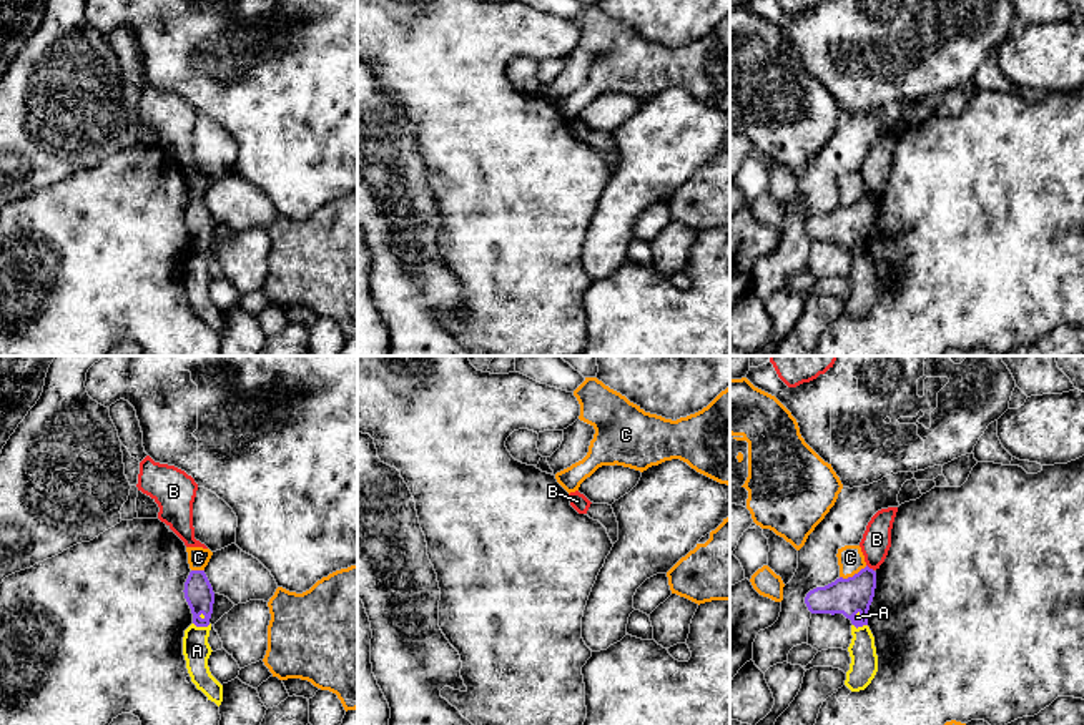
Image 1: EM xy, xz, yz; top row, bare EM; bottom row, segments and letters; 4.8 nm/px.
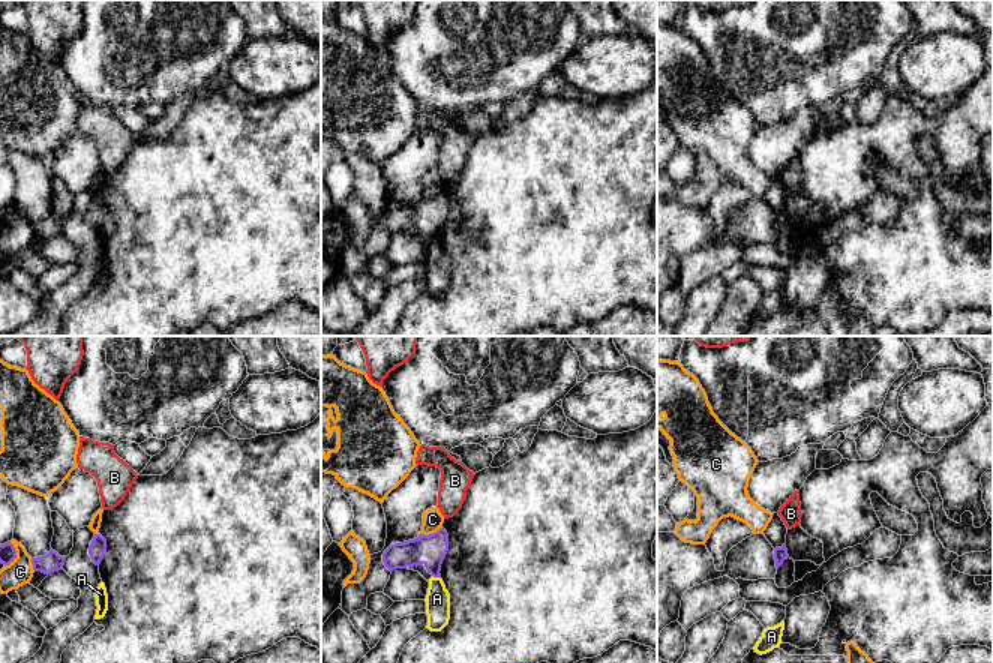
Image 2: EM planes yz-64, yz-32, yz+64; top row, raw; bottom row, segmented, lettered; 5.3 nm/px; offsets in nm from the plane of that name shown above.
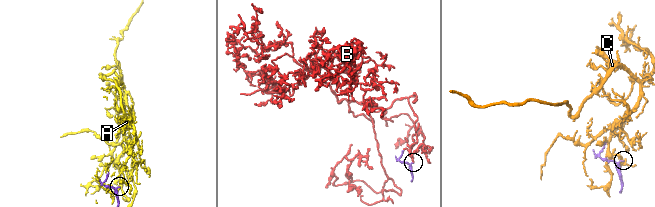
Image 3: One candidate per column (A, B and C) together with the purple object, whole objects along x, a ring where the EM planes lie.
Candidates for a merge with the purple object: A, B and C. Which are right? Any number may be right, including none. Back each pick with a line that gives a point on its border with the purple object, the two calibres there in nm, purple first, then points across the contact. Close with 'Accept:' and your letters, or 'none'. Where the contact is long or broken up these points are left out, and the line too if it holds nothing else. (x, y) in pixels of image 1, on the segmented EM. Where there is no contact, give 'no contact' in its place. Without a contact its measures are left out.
Accept: none

